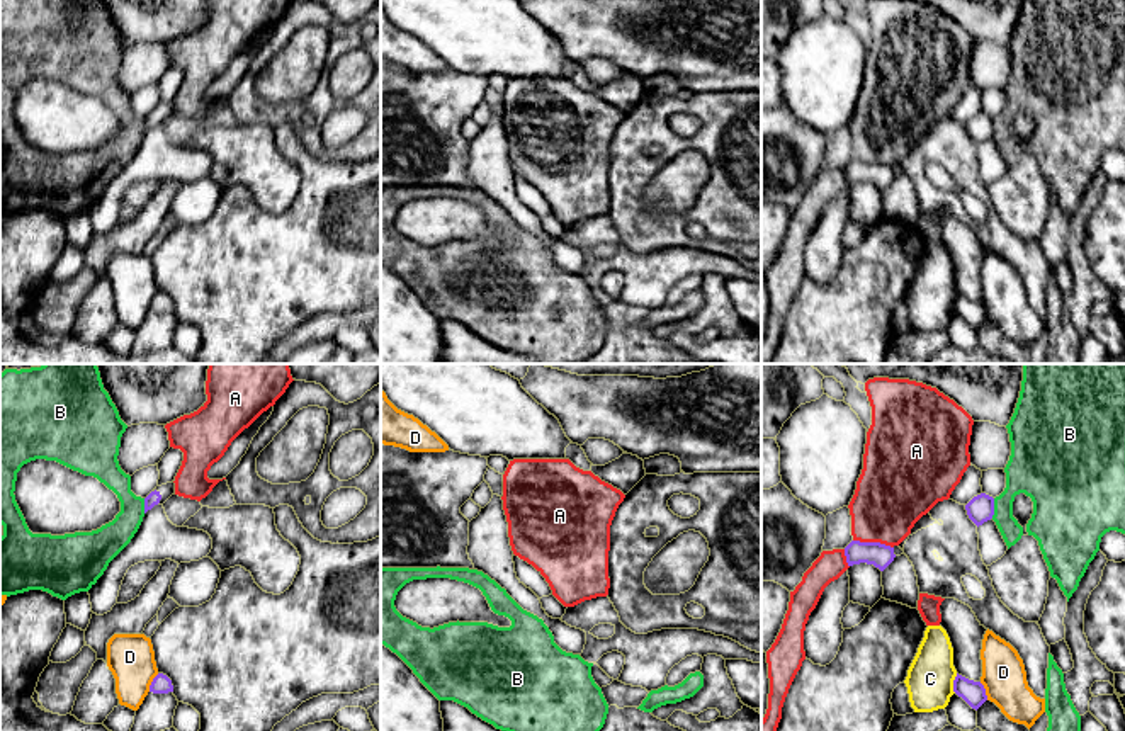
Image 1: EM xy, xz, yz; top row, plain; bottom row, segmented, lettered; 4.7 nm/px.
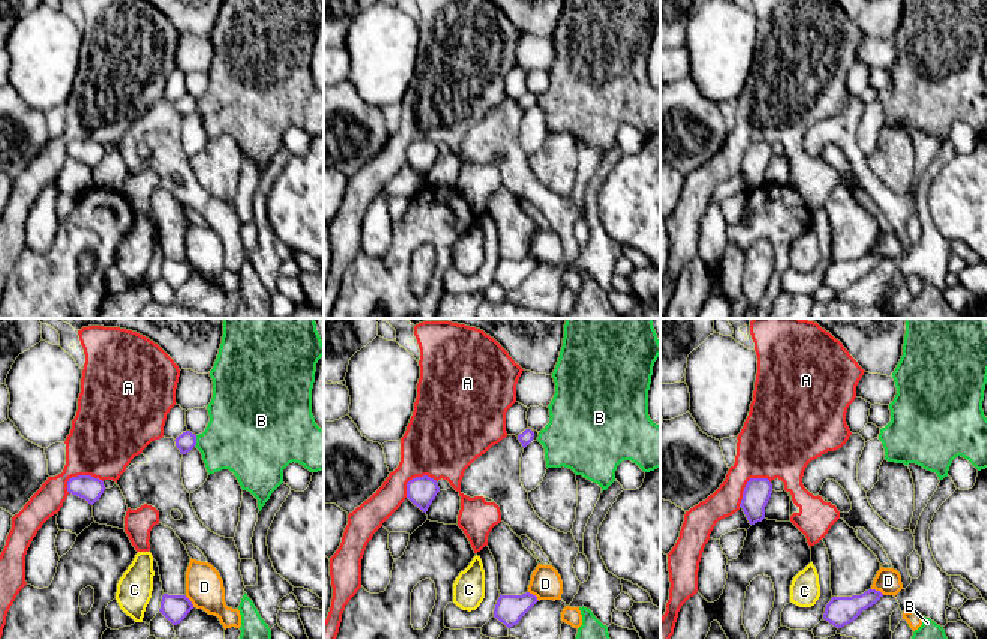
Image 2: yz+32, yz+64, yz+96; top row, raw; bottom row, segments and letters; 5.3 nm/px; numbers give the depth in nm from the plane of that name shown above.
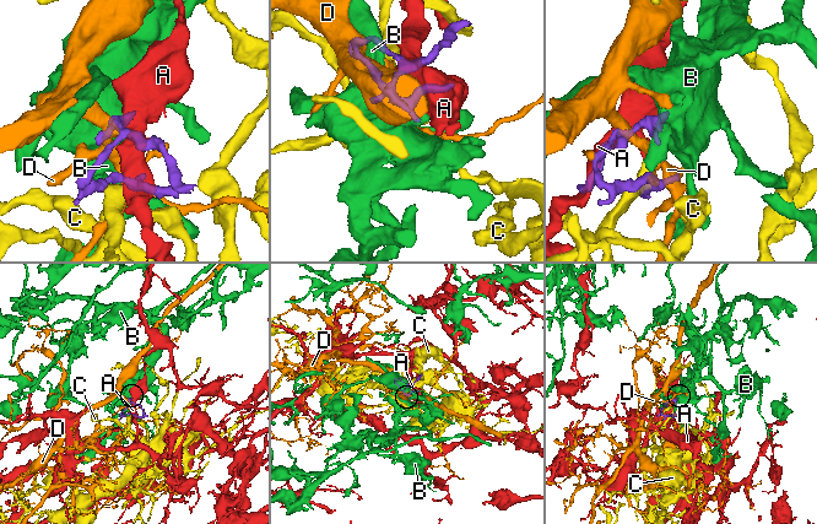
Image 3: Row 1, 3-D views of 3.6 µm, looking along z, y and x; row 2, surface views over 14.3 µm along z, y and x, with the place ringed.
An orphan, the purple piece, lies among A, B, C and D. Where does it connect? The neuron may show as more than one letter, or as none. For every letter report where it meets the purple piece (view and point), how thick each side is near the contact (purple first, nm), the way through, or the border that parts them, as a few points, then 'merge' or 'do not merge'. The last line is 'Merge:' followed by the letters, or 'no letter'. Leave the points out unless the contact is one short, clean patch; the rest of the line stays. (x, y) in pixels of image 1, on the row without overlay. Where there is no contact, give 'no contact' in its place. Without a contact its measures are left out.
A: meets purple in yz at (874, 162); 110 nm thick on the purple side, 360 nm on the other; border along yz (853, 158), (889, 164), (893, 167); do not merge
B: meets purple in yz at (993, 128); 130 nm thick on the purple side, 220 nm on the other; do not merge
C: meets purple in yz at (954, 303); 110 nm thick on the purple side, 220 nm on the other; do not merge
D: meets purple in xy at (152, 301); 90 nm thick on the purple side, 220 nm on the other; border along xy (158, 293), (148, 310); do not merge
Merge: no letter

